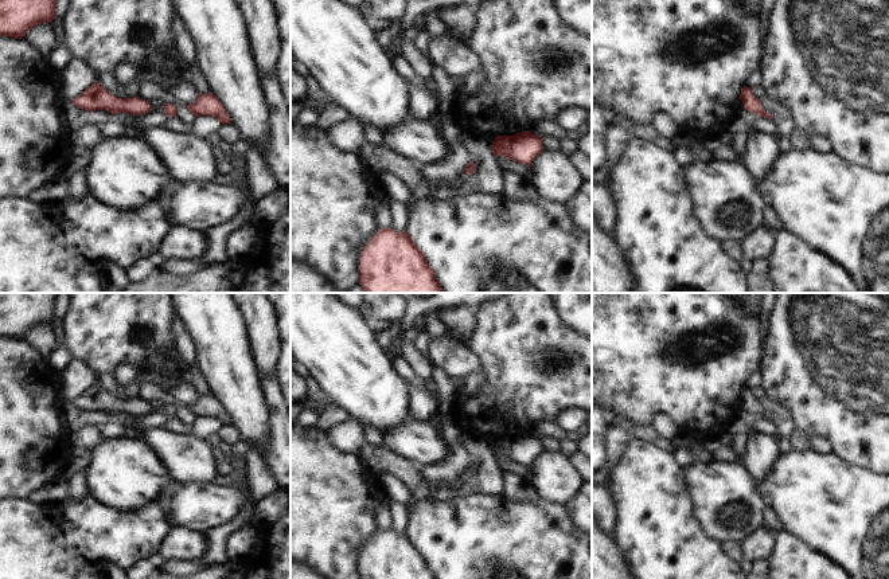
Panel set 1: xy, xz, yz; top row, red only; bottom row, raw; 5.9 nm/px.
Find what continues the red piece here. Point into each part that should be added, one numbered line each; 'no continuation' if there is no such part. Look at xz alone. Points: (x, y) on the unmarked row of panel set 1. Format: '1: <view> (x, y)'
no continuation

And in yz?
no continuation

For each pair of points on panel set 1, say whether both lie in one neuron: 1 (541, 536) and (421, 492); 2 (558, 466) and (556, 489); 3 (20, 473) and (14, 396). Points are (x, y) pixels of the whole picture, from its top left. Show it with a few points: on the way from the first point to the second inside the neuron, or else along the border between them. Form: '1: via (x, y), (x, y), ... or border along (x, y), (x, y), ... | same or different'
1: border along (429, 496), (413, 499) | different
2: via (556, 472), (556, 484) | same
3: via (14, 454), (14, 415) | same

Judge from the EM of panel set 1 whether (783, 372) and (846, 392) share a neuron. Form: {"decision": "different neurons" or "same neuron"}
{"decision": "same neuron"}

